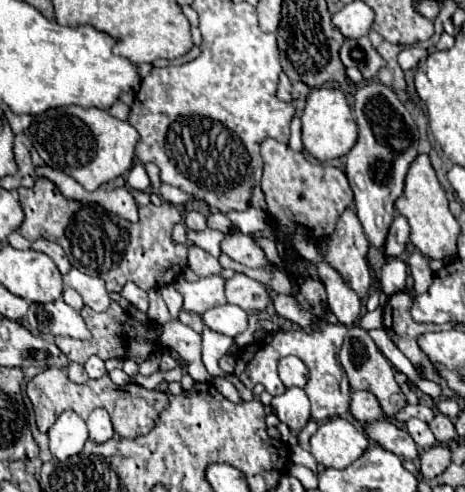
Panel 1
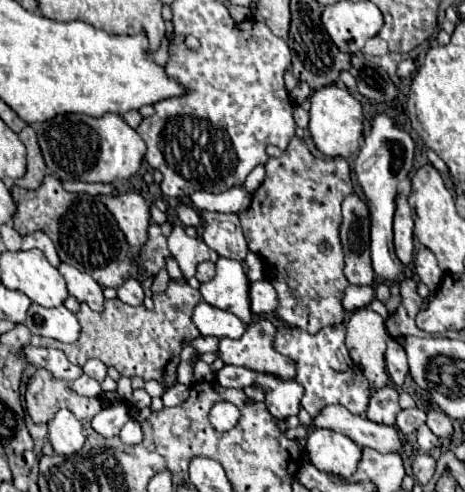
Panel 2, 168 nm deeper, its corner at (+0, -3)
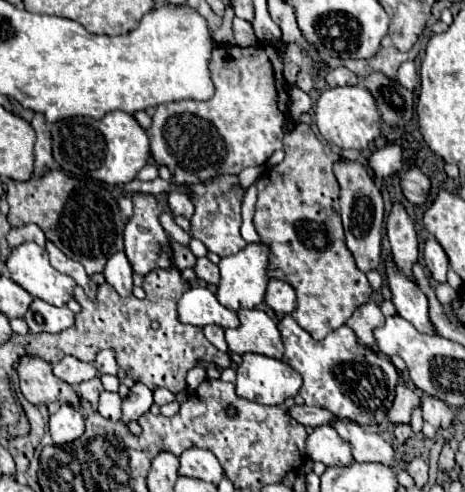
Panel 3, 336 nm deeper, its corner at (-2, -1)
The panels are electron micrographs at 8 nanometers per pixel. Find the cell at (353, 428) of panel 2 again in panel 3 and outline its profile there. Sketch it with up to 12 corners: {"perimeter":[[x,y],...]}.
{"perimeter":[[309,405],[285,407],[301,425],[319,427],[335,419],[327,409]]}

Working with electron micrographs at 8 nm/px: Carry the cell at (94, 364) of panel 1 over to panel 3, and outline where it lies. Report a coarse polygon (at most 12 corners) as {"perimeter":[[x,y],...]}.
{"perimeter":[[115,351],[97,353],[95,367],[101,375],[117,375]]}

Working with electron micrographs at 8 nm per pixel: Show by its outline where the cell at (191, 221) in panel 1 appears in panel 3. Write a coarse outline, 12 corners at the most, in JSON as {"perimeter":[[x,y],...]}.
{"perimeter":[[183,191],[169,193],[169,209],[173,215],[191,219],[193,205]]}

